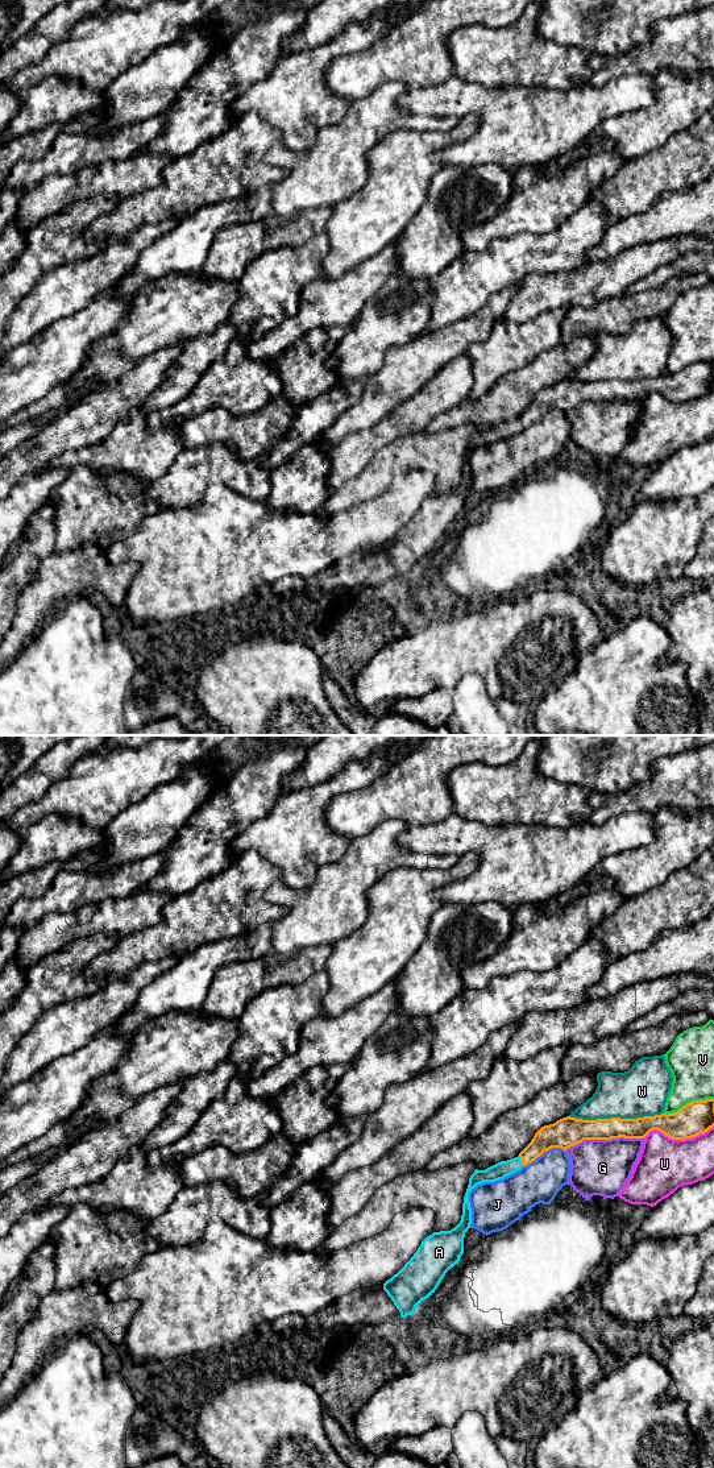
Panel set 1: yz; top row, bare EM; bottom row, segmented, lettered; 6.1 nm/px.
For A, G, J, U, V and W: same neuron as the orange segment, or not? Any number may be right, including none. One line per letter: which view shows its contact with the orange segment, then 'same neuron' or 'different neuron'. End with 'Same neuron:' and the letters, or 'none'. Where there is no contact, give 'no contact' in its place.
A: yz | same neuron
G: yz | different neuron
J: yz | different neuron
U: yz | different neuron
V: yz | different neuron
W: yz | different neuron
Same neuron: A

